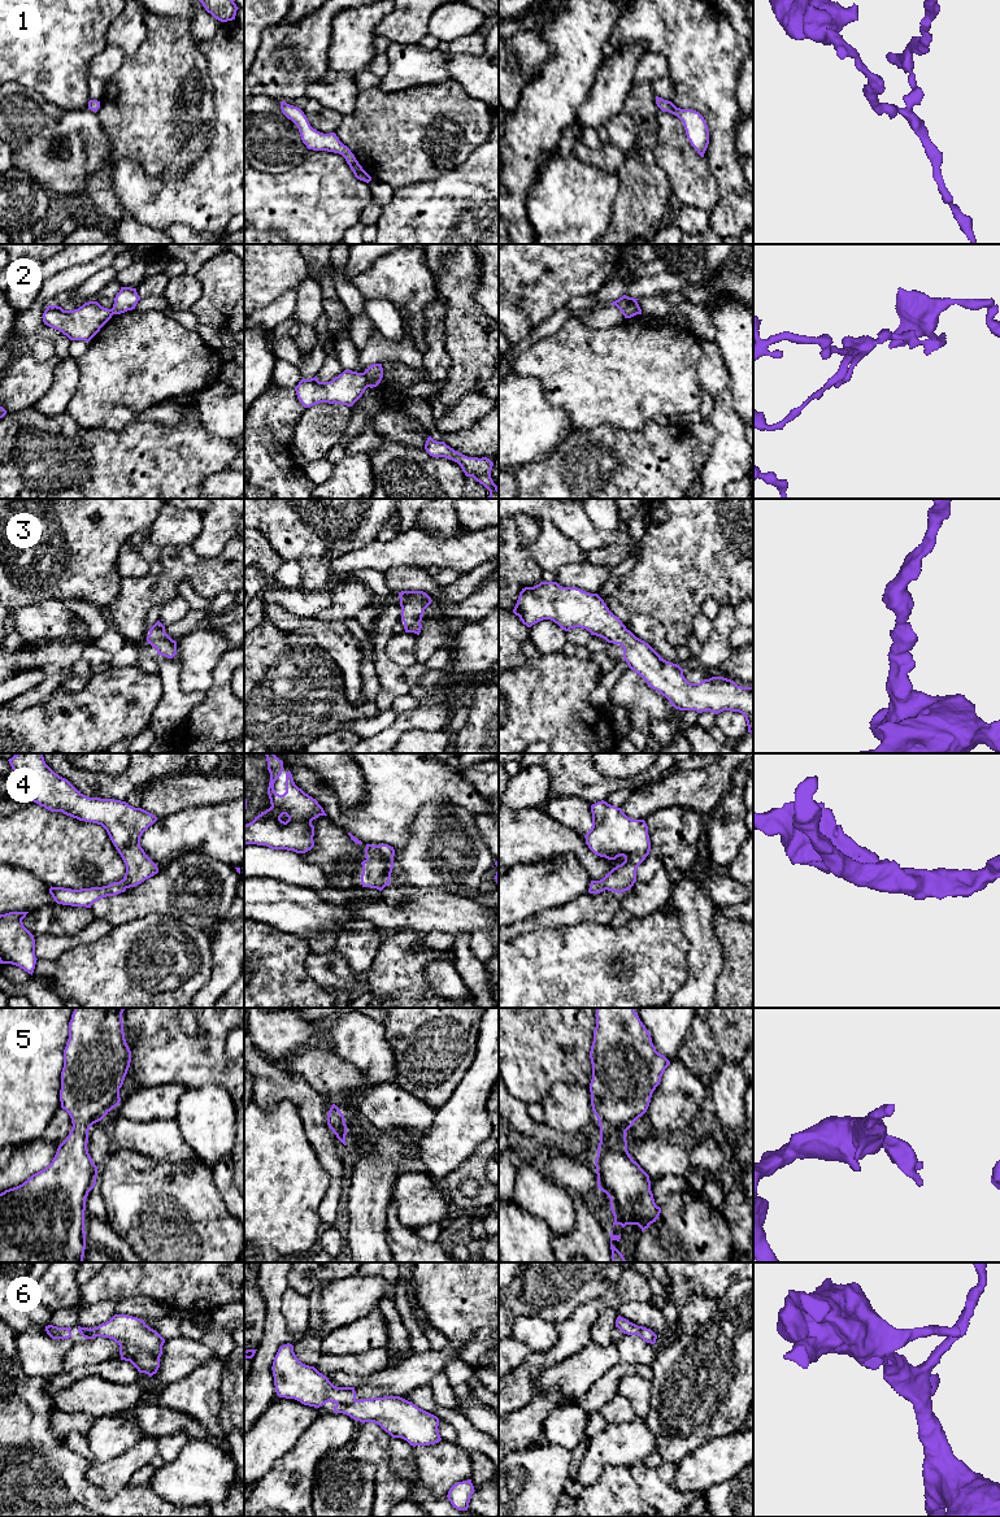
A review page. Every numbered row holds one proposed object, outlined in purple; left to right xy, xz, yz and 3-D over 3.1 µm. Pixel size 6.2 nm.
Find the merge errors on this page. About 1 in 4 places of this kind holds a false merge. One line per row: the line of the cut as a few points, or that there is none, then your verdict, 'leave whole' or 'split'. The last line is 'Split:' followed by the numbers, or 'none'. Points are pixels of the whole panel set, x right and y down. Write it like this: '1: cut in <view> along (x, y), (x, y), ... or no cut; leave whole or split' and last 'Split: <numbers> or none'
1: no cut; leave whole
2: cut in xz along (362, 373), (369, 386); split
3: no cut; leave whole
4: no cut; leave whole
5: no cut; leave whole
6: no cut; leave whole
Split: 2

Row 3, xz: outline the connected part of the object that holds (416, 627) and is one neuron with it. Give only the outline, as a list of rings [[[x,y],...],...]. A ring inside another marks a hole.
[[[423,591],[399,592],[401,607],[401,622],[405,633],[419,635],[422,616],[425,609],[431,604],[431,597]]]

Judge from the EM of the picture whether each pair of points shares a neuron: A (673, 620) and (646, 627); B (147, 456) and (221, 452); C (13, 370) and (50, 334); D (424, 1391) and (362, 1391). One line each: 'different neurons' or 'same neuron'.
A: different neurons
B: same neuron
C: same neuron
D: different neurons

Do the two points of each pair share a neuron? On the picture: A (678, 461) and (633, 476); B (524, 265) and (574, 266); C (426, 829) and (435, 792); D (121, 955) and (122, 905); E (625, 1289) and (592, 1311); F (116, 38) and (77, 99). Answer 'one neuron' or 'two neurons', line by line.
A: one neuron
B: one neuron
C: two neurons
D: two neurons
E: one neuron
F: two neurons

